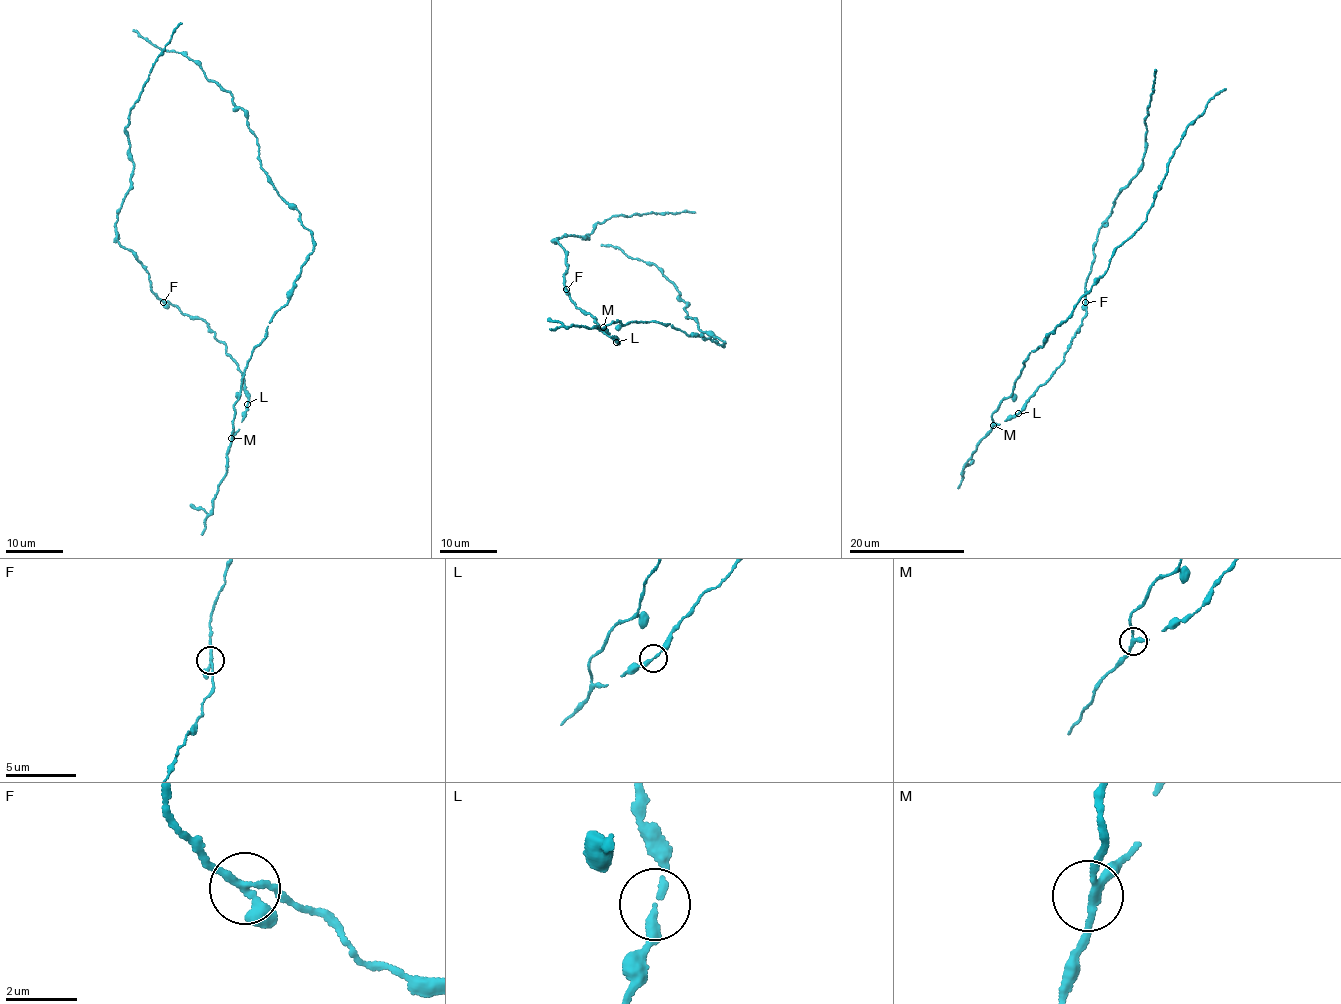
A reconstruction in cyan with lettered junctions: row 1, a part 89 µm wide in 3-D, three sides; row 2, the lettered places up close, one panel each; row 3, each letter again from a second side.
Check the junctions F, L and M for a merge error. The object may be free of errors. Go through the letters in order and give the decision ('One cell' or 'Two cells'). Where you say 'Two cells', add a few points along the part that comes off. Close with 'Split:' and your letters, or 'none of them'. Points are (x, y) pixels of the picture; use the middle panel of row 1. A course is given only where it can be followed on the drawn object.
F: One cell
L: One cell
M: One cell
Split: none of them

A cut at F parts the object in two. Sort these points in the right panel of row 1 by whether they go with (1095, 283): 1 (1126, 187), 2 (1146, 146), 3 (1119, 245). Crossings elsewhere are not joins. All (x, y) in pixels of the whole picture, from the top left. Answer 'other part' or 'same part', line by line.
1: other part
2: other part
3: same part

